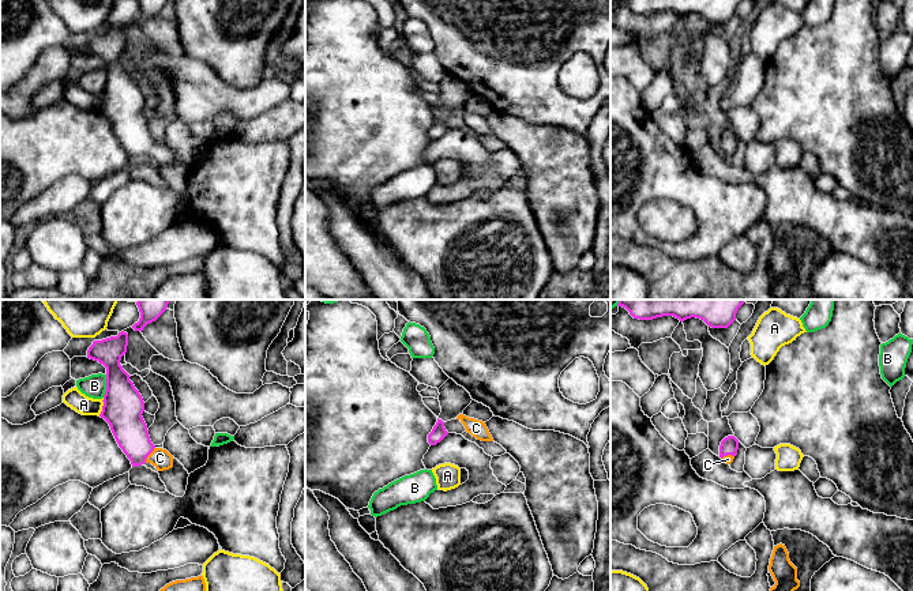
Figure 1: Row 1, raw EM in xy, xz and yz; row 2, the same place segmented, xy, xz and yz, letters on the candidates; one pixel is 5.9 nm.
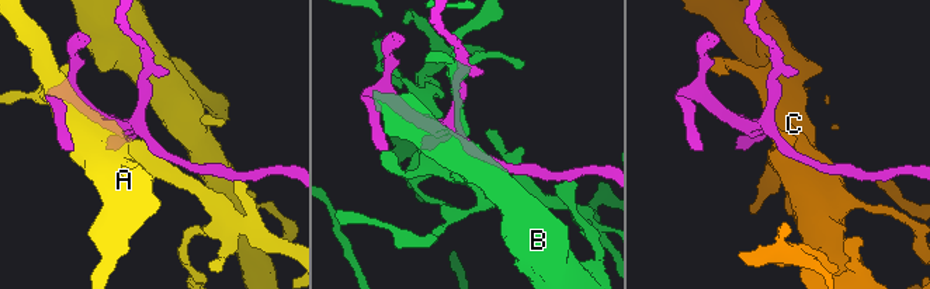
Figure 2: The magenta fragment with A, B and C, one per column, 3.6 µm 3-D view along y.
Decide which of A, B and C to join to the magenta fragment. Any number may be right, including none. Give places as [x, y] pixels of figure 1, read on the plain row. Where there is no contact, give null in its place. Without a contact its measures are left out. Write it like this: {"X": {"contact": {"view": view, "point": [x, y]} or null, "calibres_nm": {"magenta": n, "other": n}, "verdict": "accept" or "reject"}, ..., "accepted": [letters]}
{"A": {"contact": {"view": "xy", "point": [102, 102]}, "calibres_nm": {"magenta": 240, "other": 120}, "verdict": "reject"}, "B": {"contact": {"view": "xy", "point": [106, 81]}, "calibres_nm": {"magenta": 240, "other": 140}, "verdict": "reject"}, "C": {"contact": {"view": "xy", "point": [149, 149]}, "calibres_nm": {"magenta": 200, "other": 120}, "verdict": "accept"}, "accepted": ["C"]}

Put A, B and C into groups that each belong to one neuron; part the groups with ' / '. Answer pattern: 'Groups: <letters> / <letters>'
Groups: A / B / C

